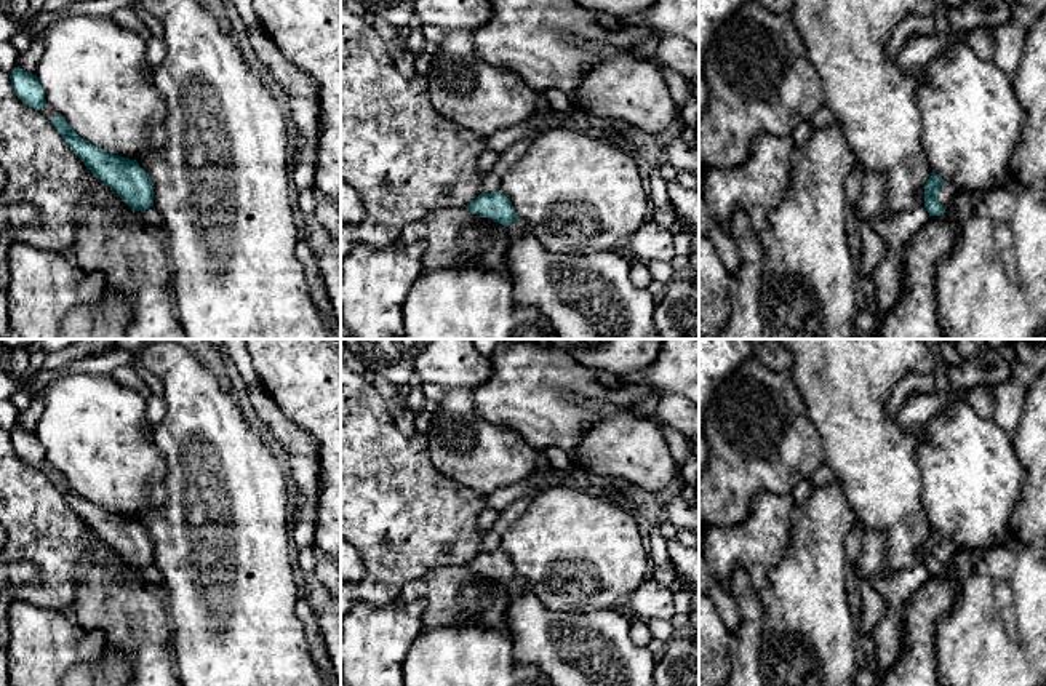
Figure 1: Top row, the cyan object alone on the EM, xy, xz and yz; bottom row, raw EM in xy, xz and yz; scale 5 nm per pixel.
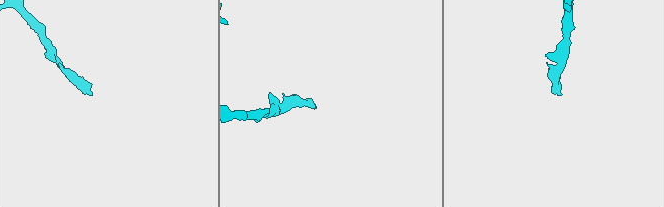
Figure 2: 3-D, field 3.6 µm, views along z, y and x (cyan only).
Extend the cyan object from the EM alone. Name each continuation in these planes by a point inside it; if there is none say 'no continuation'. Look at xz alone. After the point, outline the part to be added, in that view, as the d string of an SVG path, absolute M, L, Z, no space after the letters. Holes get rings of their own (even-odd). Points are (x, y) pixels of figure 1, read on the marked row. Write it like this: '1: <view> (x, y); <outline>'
1: xz (520, 226); M518 217L513 224L507 225L505 230L510 238L515 238L529 233L531 227L525 219Z

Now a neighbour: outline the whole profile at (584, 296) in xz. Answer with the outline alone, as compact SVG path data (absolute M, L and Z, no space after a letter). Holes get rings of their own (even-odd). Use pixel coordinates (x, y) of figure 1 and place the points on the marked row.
M533 232L510 238L504 269L510 273L518 302L537 307L558 339L664 339L654 325L657 302L630 280L632 256L622 248L597 254L561 254L547 249Z

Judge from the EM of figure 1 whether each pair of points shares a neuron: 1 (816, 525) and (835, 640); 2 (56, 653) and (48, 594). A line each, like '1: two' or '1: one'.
1: one
2: two

